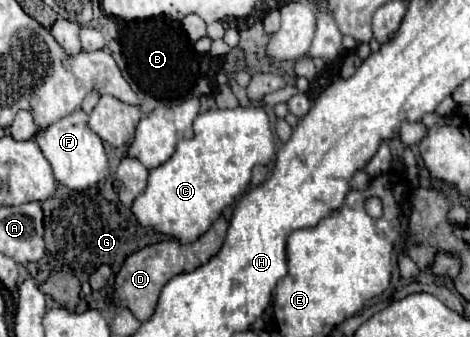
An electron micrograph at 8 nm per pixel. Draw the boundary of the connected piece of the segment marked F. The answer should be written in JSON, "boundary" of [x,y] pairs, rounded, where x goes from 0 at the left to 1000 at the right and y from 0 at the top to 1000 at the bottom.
{"boundary":[[[162,326],[128,350],[119,368],[106,368],[102,380],[85,380],[72,415],[106,481],[115,528],[149,564],[179,564],[230,516],[230,463],[221,427],[213,404],[191,386],[187,338],[179,326]]]}

